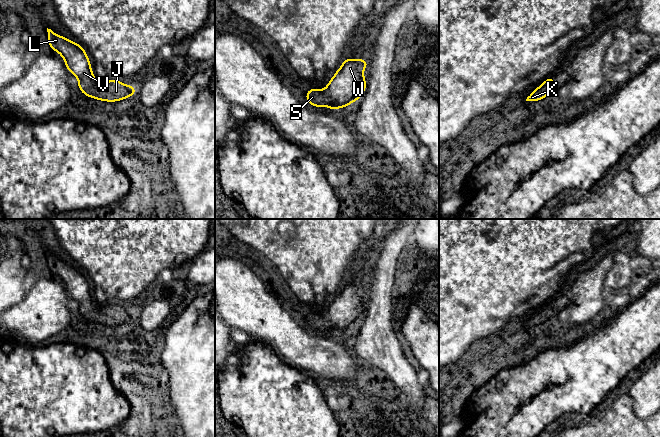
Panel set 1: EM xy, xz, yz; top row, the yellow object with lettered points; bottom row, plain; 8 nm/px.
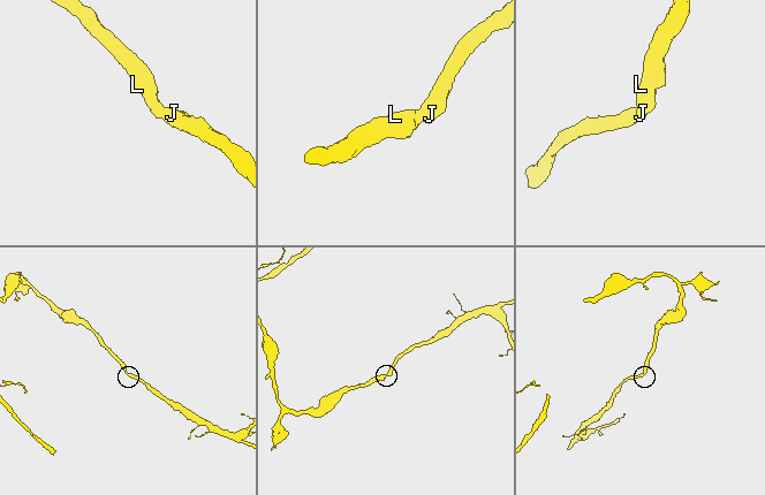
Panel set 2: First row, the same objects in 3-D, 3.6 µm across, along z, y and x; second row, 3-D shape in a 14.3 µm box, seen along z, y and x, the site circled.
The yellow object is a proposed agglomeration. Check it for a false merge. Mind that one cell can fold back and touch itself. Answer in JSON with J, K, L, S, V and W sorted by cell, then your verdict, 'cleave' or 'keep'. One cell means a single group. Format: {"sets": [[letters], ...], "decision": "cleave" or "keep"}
{"sets": [["J", "K", "L", "S", "V", "W"]], "decision": "keep"}

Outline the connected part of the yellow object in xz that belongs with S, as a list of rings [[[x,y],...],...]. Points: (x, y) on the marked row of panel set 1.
[[[347,58],[325,89],[308,90],[305,96],[308,103],[315,107],[326,105],[332,111],[357,101],[367,87],[362,70],[366,69],[368,64],[363,59]]]

